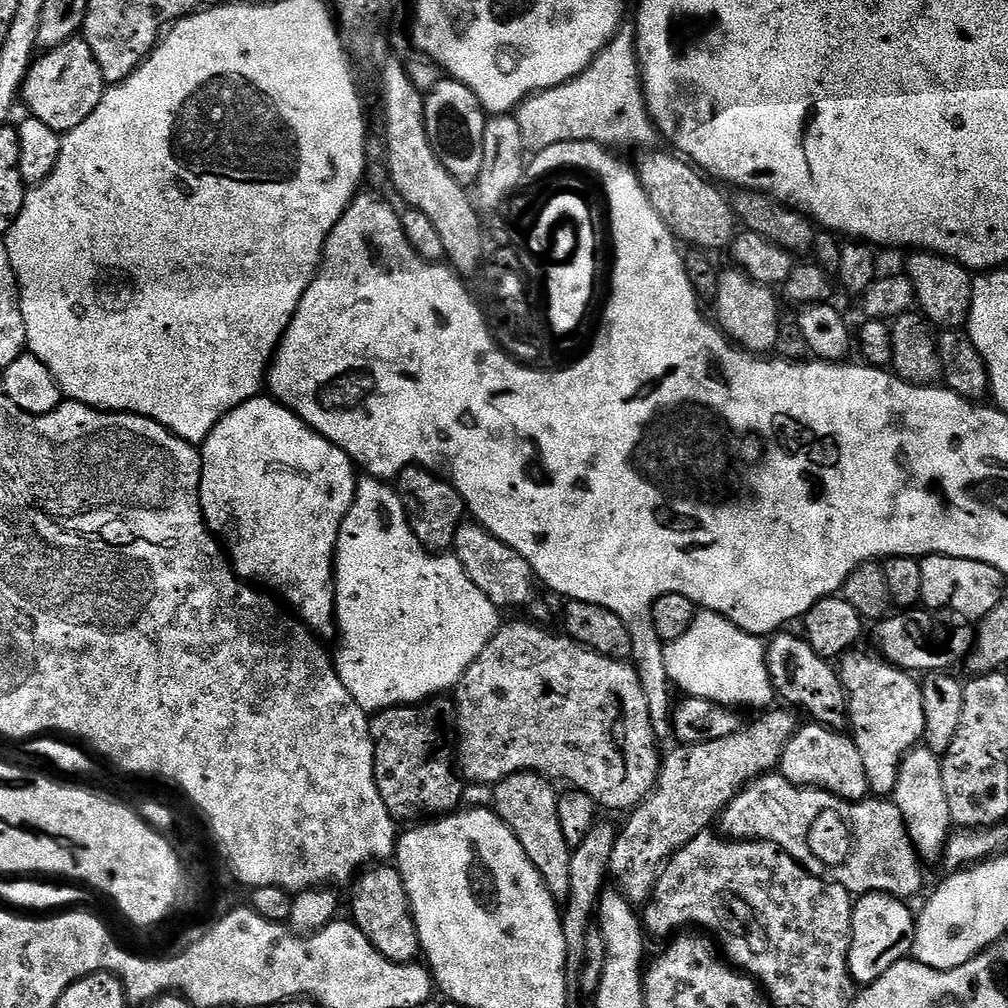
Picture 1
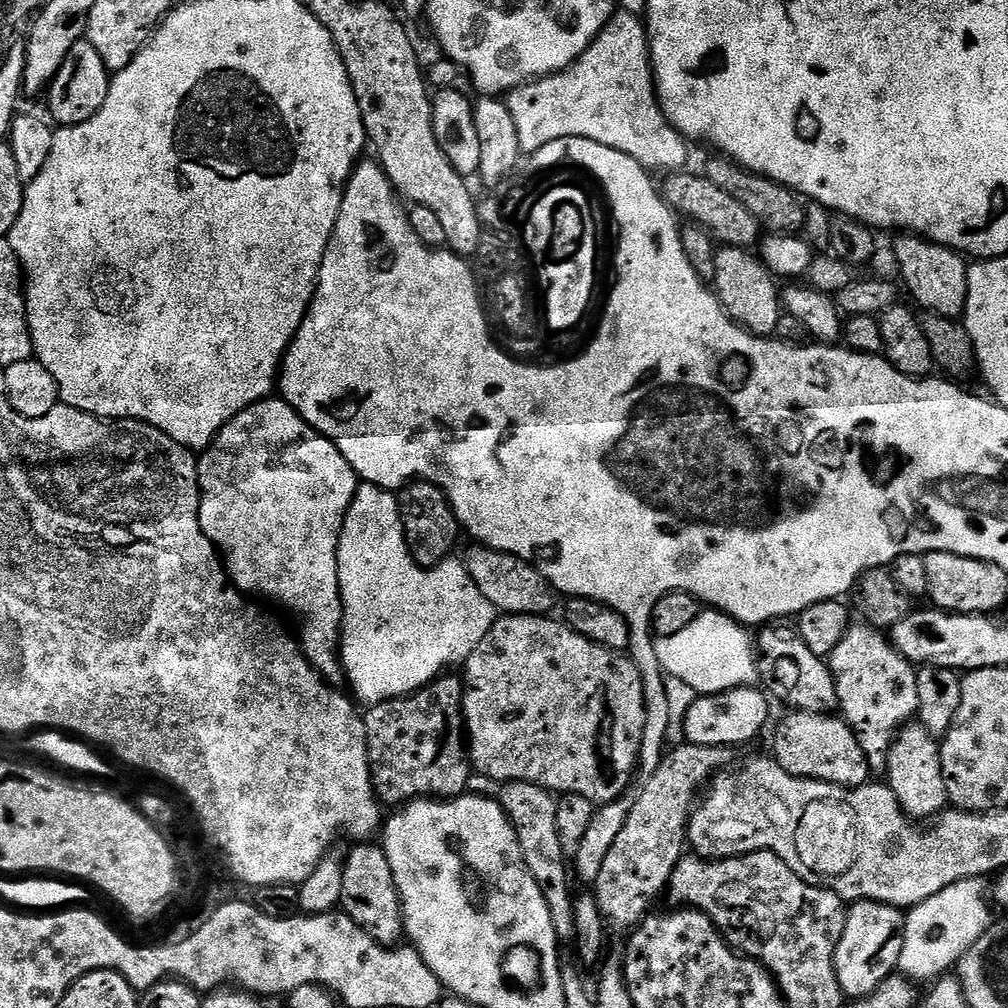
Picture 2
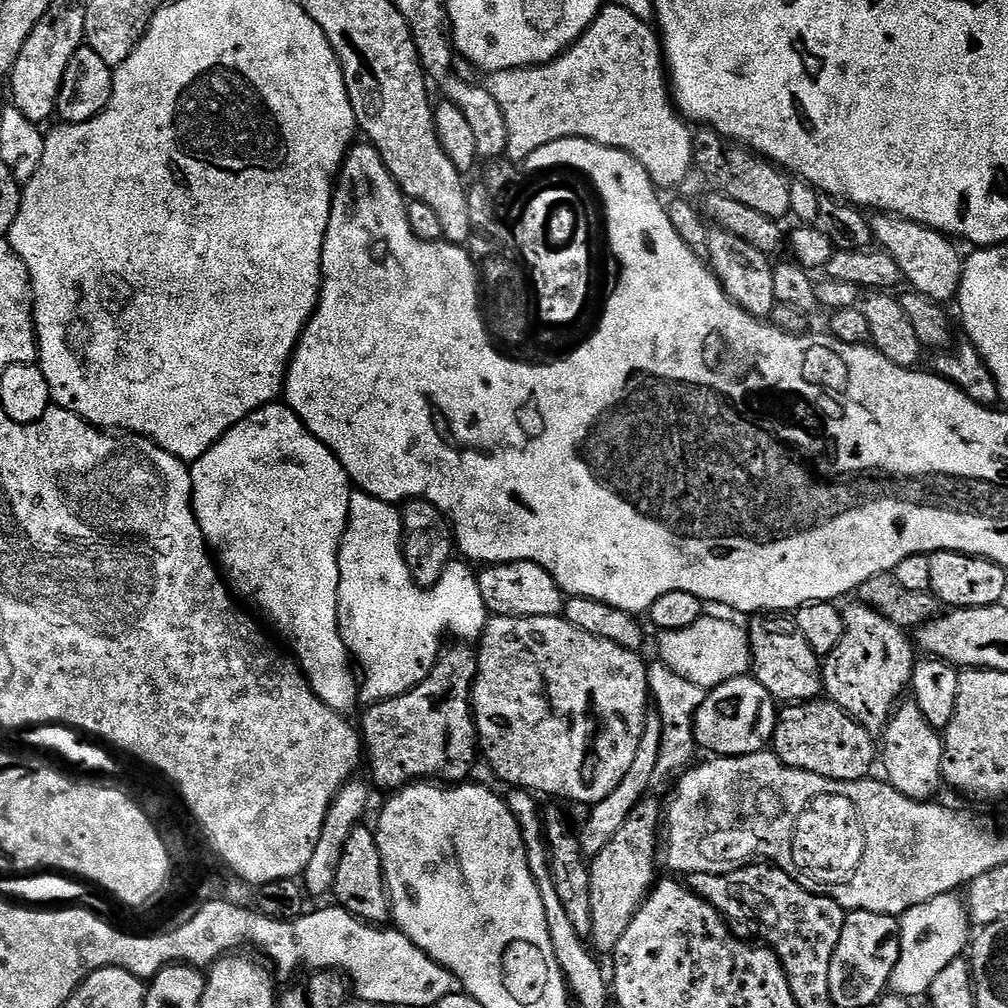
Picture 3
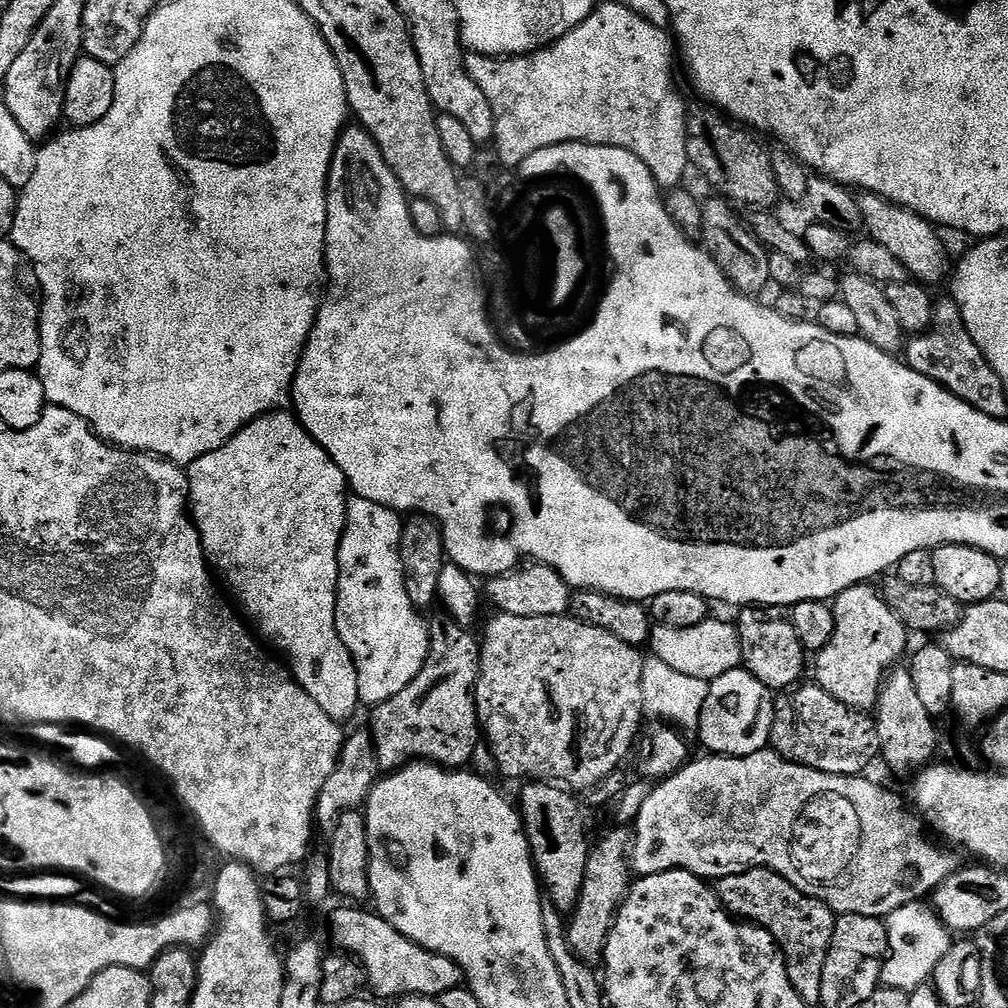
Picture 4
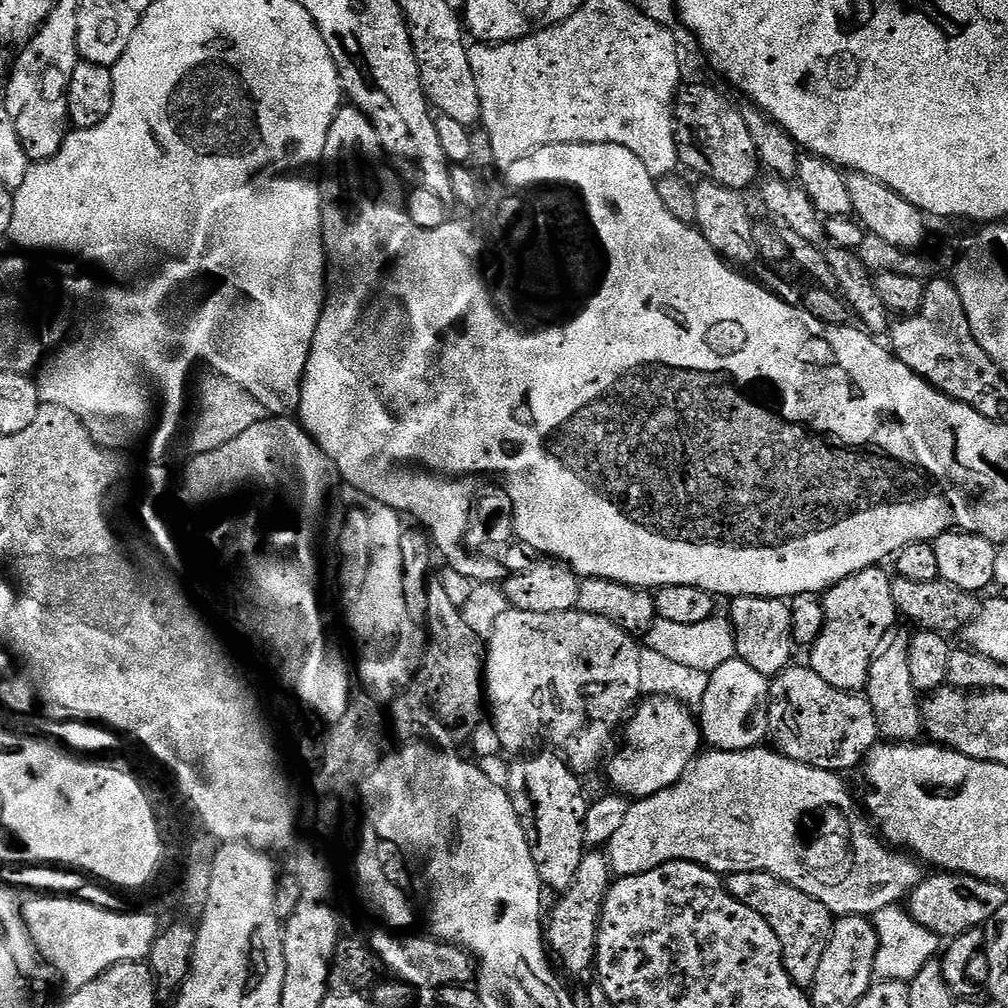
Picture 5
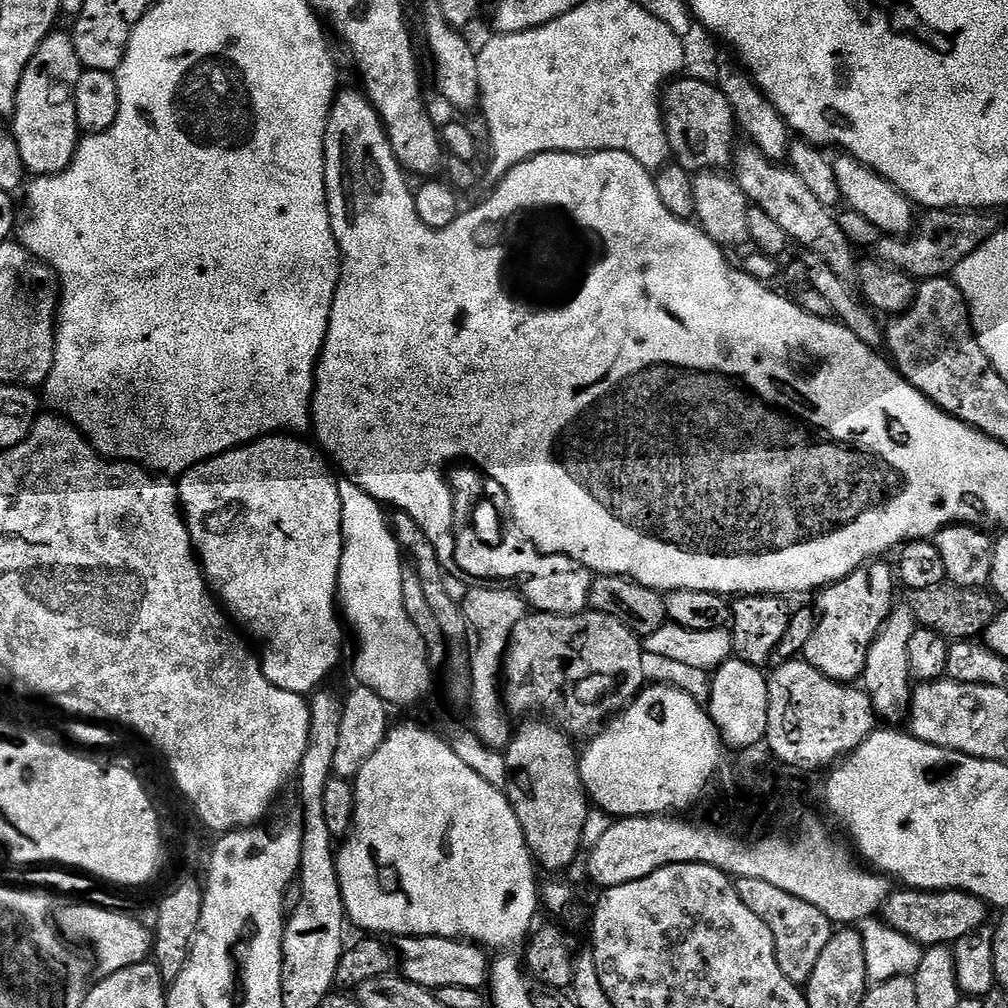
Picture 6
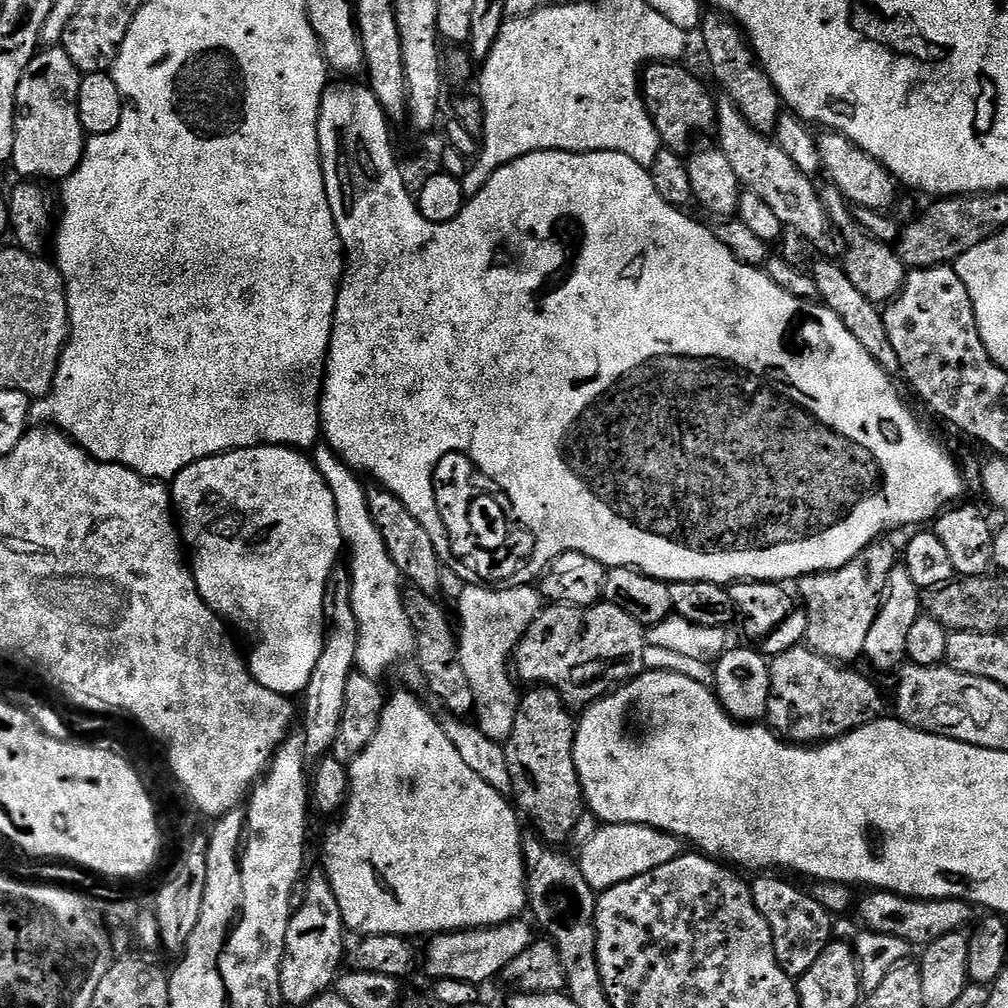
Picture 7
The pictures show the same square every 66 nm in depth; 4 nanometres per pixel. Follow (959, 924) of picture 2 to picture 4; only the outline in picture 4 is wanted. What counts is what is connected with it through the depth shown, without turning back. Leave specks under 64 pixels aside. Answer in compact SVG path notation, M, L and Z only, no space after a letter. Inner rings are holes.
M924 902L907 904L894 910L886 917L886 923L888 925L888 954L883 966L881 983L887 988L911 994L916 988L927 985L931 981L932 971L936 969L938 962L942 962L942 954L946 954L946 950L950 950L950 946L954 943L953 933L943 919Z

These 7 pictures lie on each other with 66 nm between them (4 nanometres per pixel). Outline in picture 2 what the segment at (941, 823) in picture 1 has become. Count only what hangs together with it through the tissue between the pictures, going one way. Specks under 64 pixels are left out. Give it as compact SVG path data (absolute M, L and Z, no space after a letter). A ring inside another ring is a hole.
M909 722L896 734L896 740L888 755L886 783L898 798L902 810L918 822L928 822L940 815L949 807L946 794L946 781L942 779L942 762L940 761L940 745L937 737L931 736L919 722Z

